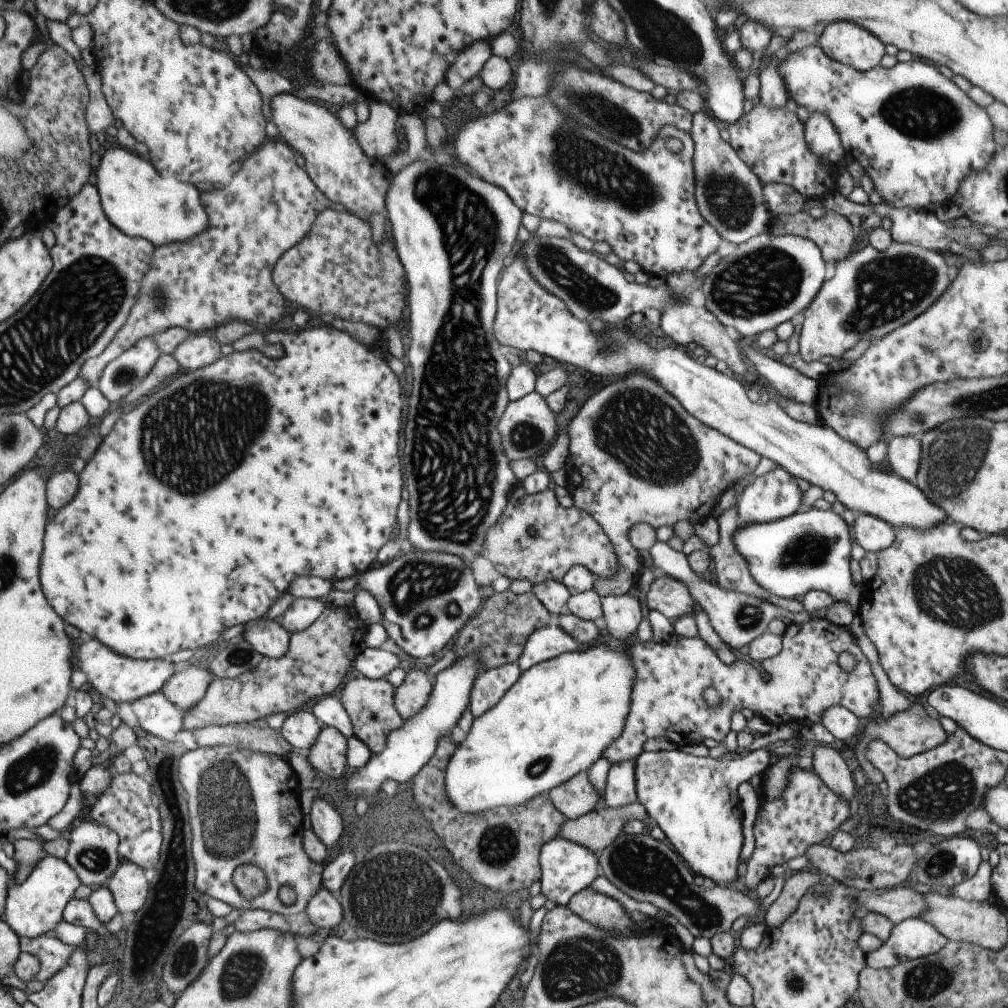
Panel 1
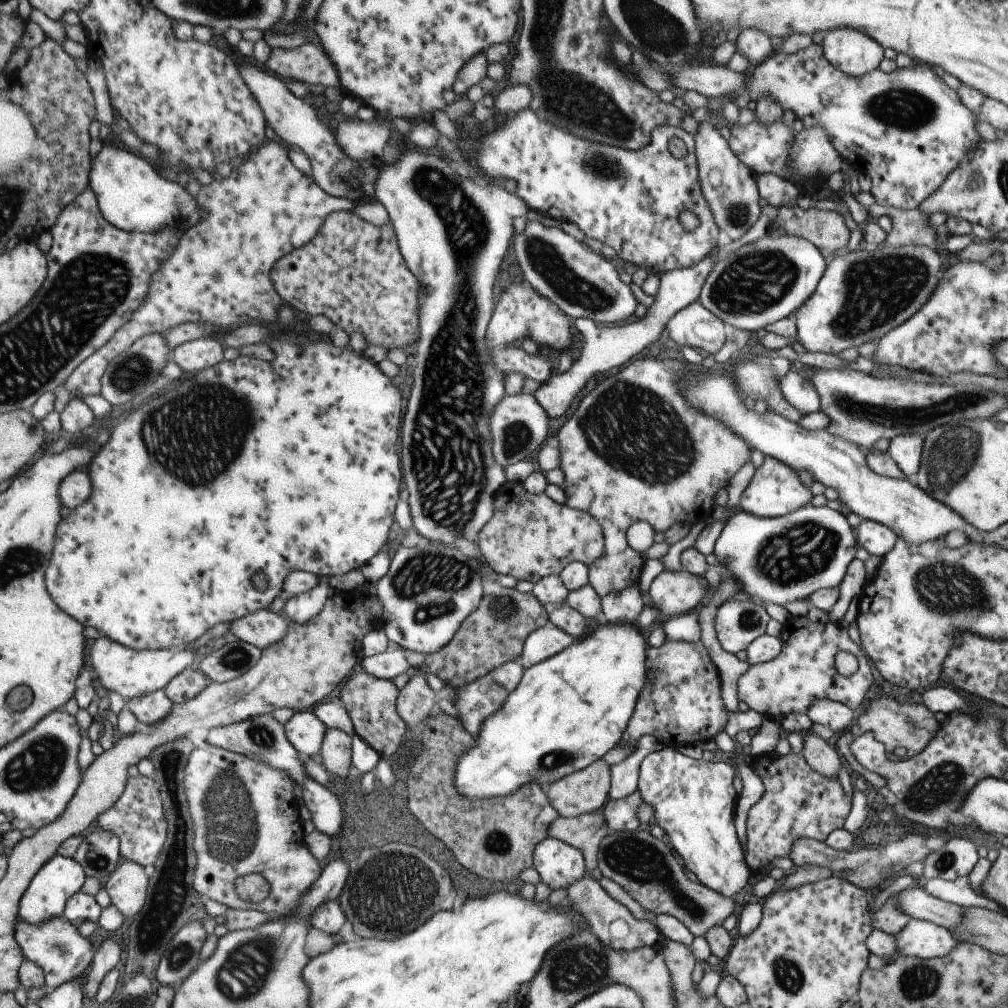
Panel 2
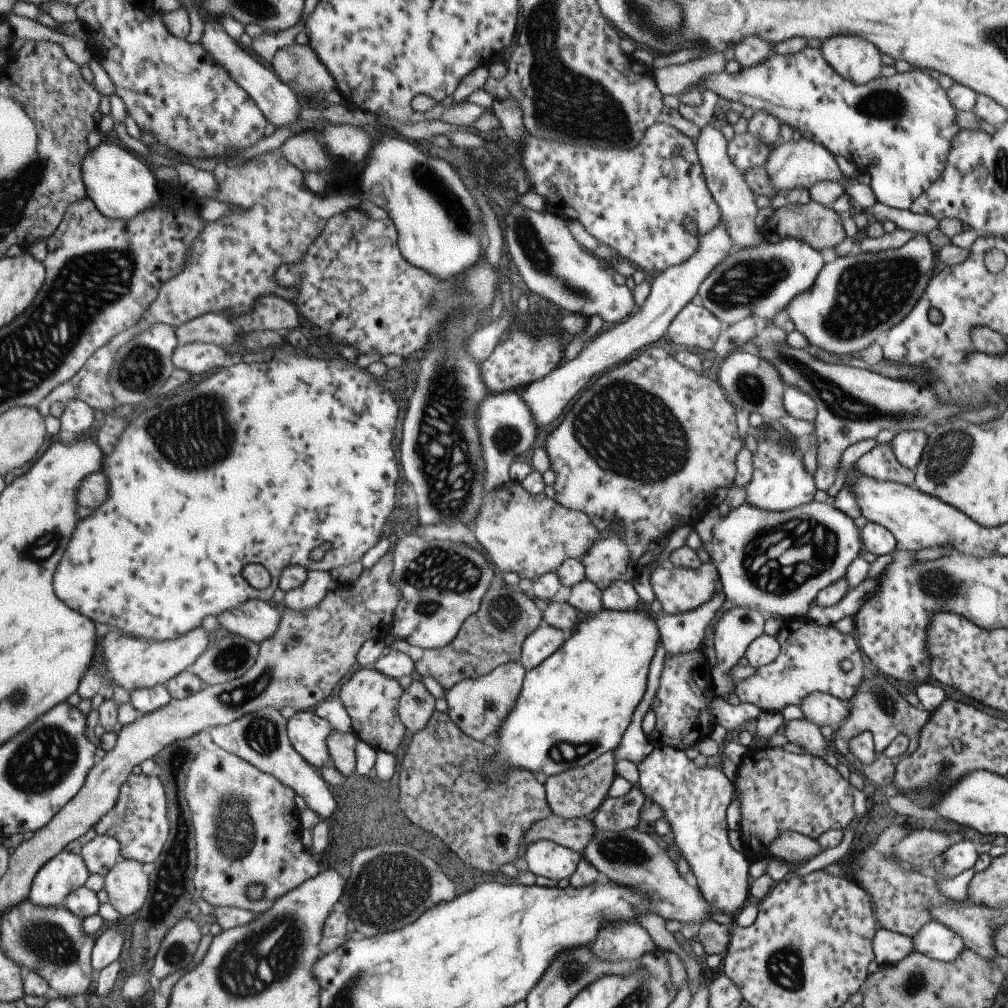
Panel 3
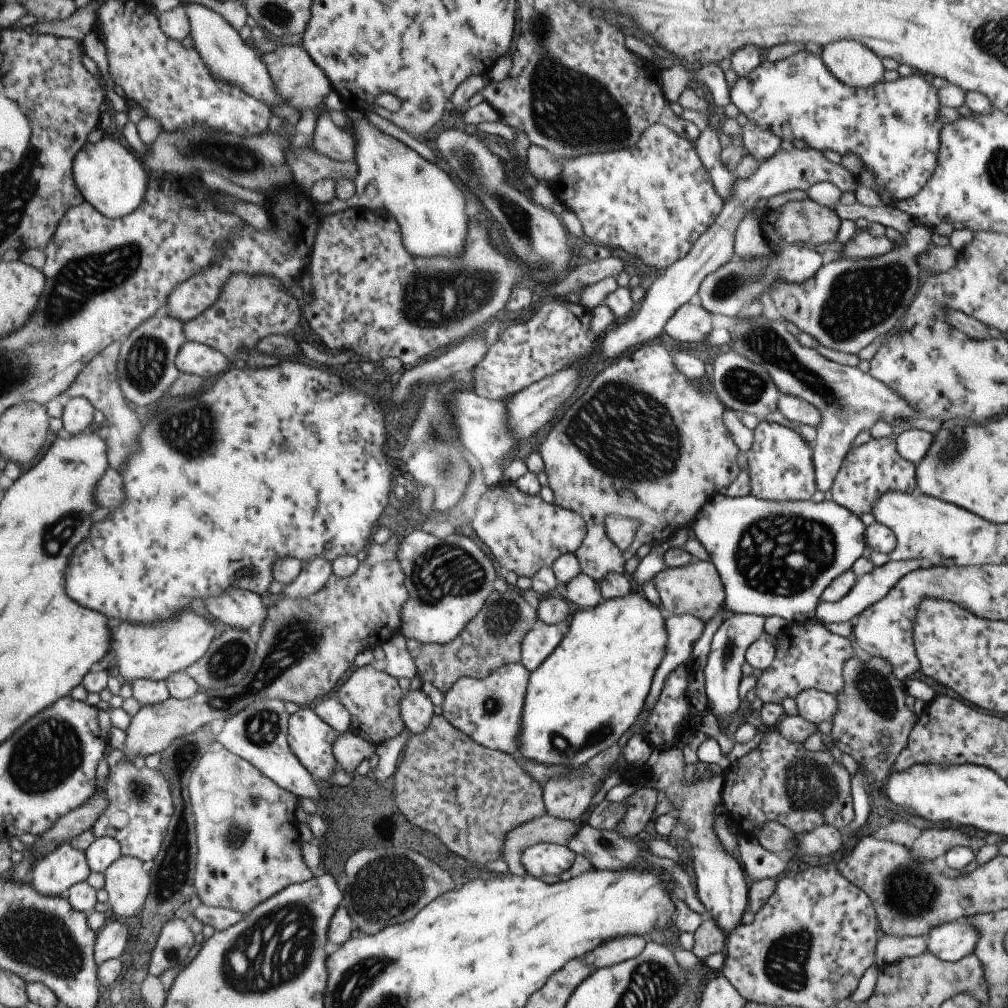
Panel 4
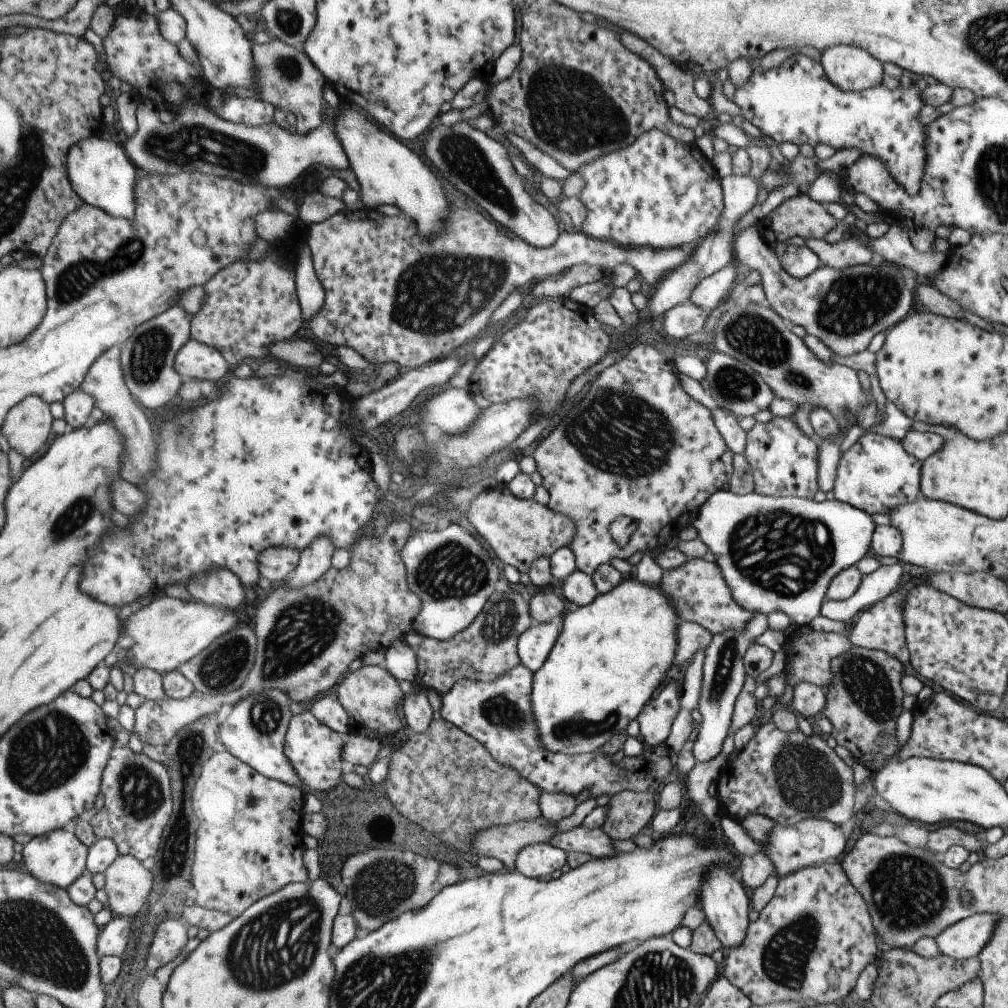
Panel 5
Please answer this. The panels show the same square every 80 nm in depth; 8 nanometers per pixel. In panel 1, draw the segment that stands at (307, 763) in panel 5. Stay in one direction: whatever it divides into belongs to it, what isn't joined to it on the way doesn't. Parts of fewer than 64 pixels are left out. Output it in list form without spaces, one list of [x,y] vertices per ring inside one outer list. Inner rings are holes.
[[[299,708],[289,713],[279,732],[287,746],[308,751],[321,729],[311,711],[306,712],[303,708]]]

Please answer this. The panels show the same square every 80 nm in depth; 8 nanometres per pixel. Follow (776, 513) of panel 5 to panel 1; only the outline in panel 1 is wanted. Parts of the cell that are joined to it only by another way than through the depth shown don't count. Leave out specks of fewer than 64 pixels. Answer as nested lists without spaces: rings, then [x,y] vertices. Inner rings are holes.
[[[814,507],[766,523],[737,527],[730,536],[736,553],[746,562],[753,582],[775,598],[800,598],[809,591],[826,592],[833,600],[845,601],[856,614],[860,588],[849,577],[850,528],[836,512]]]

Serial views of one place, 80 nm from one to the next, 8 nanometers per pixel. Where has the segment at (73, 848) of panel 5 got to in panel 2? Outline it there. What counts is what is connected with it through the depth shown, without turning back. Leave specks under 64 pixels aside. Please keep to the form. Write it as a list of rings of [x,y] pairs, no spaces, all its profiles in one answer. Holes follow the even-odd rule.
[[[55,855],[31,881],[30,887],[20,903],[17,920],[41,924],[54,916],[63,915],[68,900],[83,888],[85,877],[87,877],[86,869],[79,864],[79,860],[75,856]]]

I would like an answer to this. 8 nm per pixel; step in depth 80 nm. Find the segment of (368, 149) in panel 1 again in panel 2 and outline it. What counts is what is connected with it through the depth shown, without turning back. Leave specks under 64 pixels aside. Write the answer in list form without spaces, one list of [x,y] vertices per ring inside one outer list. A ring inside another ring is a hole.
[[[339,122],[333,134],[339,150],[353,158],[364,162],[373,158],[381,158],[383,148],[389,140],[389,124],[387,122]]]

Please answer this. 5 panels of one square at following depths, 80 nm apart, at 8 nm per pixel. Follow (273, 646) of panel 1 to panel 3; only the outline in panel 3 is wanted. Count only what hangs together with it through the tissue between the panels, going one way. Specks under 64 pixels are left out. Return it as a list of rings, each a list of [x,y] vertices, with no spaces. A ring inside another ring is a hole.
[[[247,599],[246,603],[223,611],[216,618],[223,628],[243,638],[259,644],[271,636],[278,625],[280,612],[270,606],[267,601]]]

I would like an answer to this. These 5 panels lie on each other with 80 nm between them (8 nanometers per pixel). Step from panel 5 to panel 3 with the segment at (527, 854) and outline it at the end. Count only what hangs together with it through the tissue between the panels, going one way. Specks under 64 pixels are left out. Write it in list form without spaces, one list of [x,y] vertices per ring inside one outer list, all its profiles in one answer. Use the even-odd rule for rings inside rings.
[[[539,840],[526,846],[522,865],[535,876],[558,881],[571,876],[580,858],[578,852],[548,840]]]

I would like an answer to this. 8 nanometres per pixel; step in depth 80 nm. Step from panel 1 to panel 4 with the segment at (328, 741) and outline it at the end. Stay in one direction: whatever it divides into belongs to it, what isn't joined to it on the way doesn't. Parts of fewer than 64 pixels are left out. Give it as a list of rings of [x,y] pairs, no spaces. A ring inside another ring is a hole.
[[[347,730],[335,739],[332,744],[332,753],[336,763],[345,772],[353,773],[362,760],[368,760],[374,754],[374,746],[374,743],[363,740],[363,737]]]

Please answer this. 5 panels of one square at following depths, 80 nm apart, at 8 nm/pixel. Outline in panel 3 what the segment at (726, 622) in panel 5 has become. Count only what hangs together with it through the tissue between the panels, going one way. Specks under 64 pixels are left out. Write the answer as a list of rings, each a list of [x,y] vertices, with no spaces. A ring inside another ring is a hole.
[[[669,560],[663,561],[662,565],[652,570],[650,584],[654,598],[659,600],[666,615],[678,615],[696,609],[722,587],[718,572],[711,563],[703,563],[696,569],[688,569],[671,565]]]

